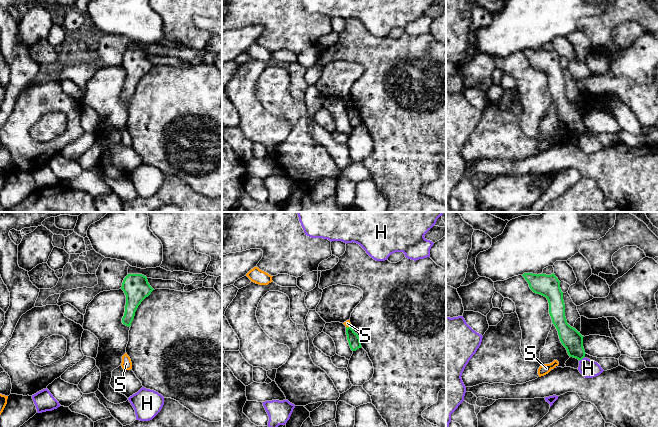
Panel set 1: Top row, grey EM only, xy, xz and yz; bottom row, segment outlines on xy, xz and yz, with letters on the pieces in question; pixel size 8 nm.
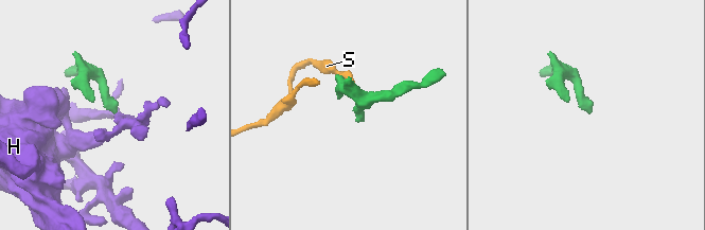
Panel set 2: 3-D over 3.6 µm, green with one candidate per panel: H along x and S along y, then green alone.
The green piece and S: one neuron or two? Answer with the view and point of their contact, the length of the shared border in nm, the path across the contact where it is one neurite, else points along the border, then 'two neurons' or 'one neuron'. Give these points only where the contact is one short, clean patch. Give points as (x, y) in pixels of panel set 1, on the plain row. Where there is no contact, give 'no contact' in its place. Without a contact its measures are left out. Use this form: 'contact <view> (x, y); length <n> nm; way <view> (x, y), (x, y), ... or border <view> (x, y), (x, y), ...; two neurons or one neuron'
contact xz (348, 103); length 40 nm; border xz (346, 102), (350, 103); two neurons

